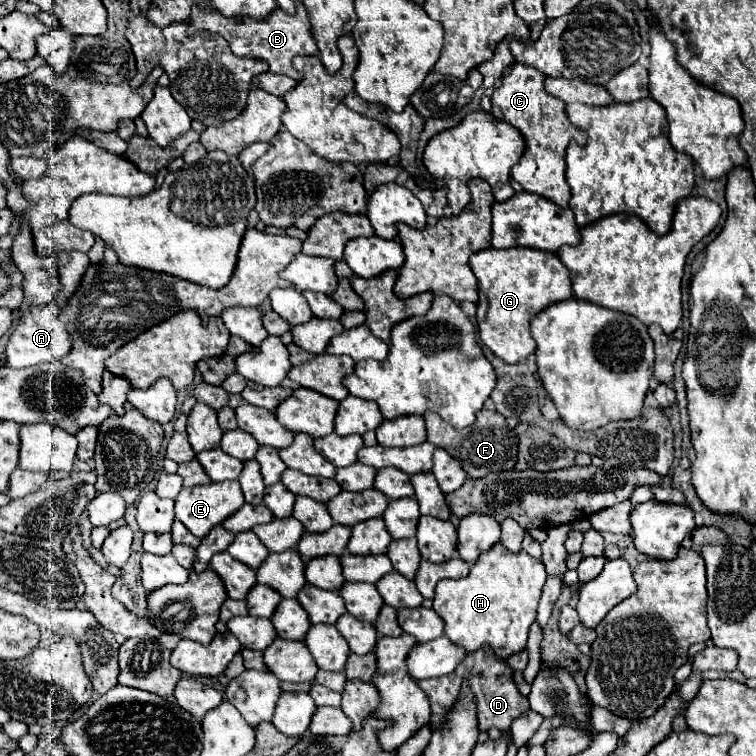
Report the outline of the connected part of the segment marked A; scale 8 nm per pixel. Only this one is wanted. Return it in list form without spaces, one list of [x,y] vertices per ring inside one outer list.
[[[54,302],[44,306],[32,306],[28,312],[22,312],[18,326],[12,332],[6,346],[6,362],[14,368],[26,368],[26,366],[36,366],[36,364],[64,358],[72,348],[72,336],[58,320],[58,314],[60,314],[60,308]]]

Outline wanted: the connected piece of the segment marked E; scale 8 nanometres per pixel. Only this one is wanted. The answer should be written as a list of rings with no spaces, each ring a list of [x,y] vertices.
[[[236,480],[182,488],[182,492],[176,498],[176,520],[180,520],[196,538],[204,538],[214,526],[222,524],[230,514],[234,514],[238,508],[242,508],[242,504],[244,504],[244,496],[242,496],[240,484]]]

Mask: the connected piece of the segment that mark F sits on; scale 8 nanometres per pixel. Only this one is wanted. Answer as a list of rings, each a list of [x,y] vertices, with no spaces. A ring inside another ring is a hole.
[[[484,408],[478,412],[476,424],[466,430],[452,428],[436,412],[426,412],[424,420],[426,420],[426,430],[428,430],[428,442],[432,442],[434,446],[444,448],[444,450],[456,450],[456,452],[450,452],[450,456],[460,460],[464,472],[470,478],[484,478],[492,472],[504,472],[504,470],[512,470],[516,466],[518,436],[514,430],[508,428],[508,422],[502,414],[498,414],[498,412],[494,414]]]

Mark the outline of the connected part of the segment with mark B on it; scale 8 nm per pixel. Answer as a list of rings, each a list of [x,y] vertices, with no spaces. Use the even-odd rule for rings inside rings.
[[[296,4],[294,16],[276,8],[266,20],[262,20],[258,24],[240,24],[240,18],[226,20],[224,16],[218,16],[218,12],[206,12],[204,8],[194,8],[194,12],[190,16],[188,32],[194,34],[196,30],[220,34],[222,38],[228,40],[228,44],[236,56],[266,60],[270,64],[272,74],[286,74],[286,76],[294,78],[296,82],[302,80],[302,72],[298,72],[292,66],[292,58],[300,56],[300,54],[318,54],[318,46],[312,36],[312,24],[310,24],[308,12],[306,12],[306,8],[302,8],[302,4]]]

